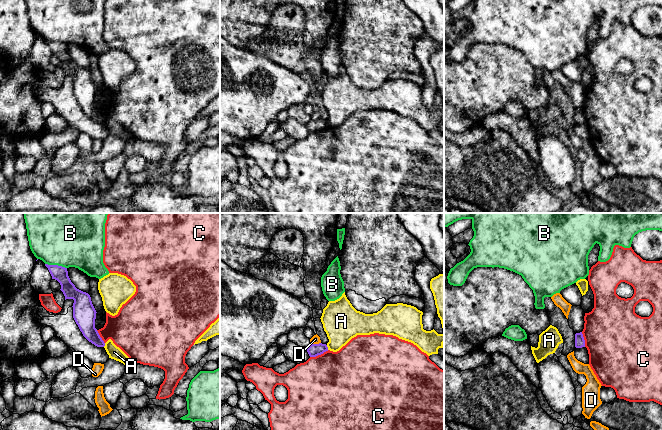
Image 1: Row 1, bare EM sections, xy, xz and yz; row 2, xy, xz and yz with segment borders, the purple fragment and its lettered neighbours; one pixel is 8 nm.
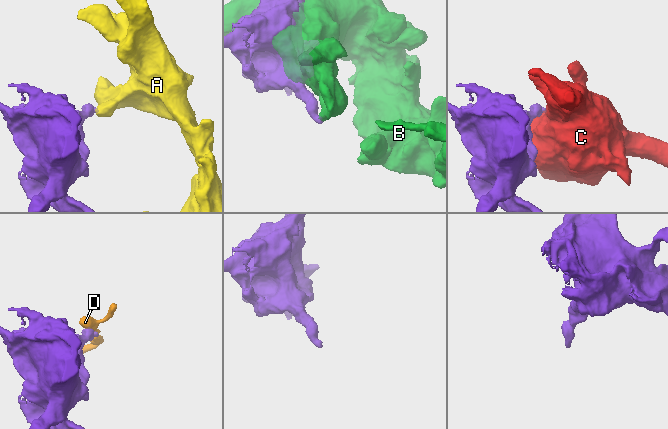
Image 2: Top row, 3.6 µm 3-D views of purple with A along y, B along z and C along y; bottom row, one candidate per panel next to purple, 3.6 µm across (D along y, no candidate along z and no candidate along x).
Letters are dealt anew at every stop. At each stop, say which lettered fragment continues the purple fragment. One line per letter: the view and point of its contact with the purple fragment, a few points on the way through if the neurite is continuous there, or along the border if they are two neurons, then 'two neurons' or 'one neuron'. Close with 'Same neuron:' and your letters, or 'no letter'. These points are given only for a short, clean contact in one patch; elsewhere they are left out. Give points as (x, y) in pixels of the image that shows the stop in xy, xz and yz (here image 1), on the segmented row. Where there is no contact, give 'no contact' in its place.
A: contact xz (327, 347); border xz (326, 345), (328, 349); two neurons
B: contact xy (56, 265); two neurons
C: contact xz (319, 354); two neurons
D: contact xz (315, 344); border xz (320, 342), (311, 344); two neurons
Same neuron: no letter

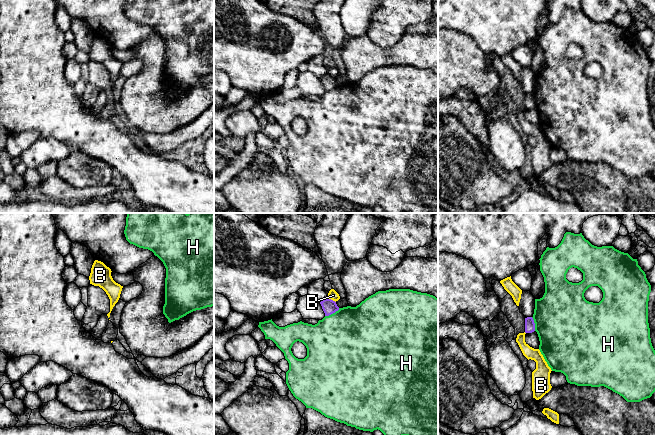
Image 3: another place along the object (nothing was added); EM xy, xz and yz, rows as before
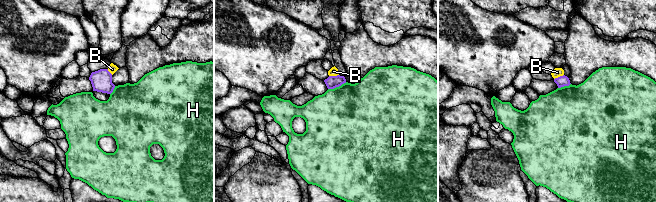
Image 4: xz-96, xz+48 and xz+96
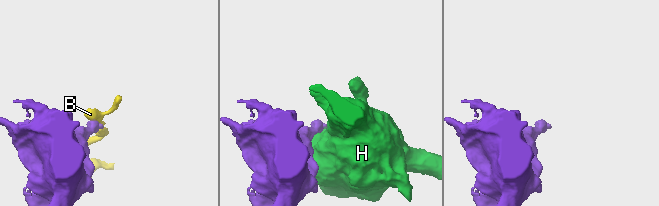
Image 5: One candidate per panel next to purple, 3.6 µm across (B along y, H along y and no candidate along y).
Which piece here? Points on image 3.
B: contact xz (330, 299); border xz (327, 298), (335, 302); two neurons
H: contact xz (332, 313); two neurons
Same neuron: no letter

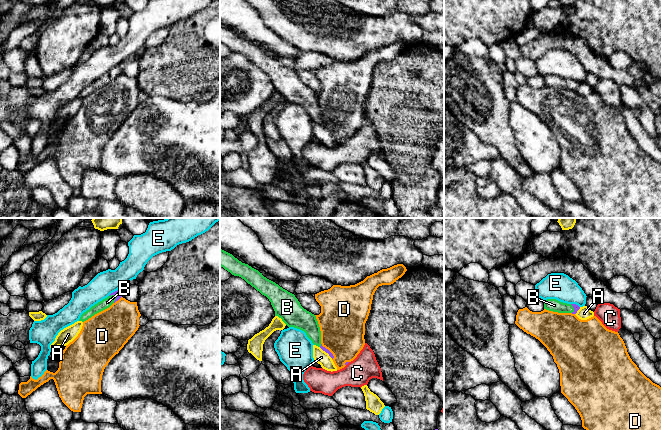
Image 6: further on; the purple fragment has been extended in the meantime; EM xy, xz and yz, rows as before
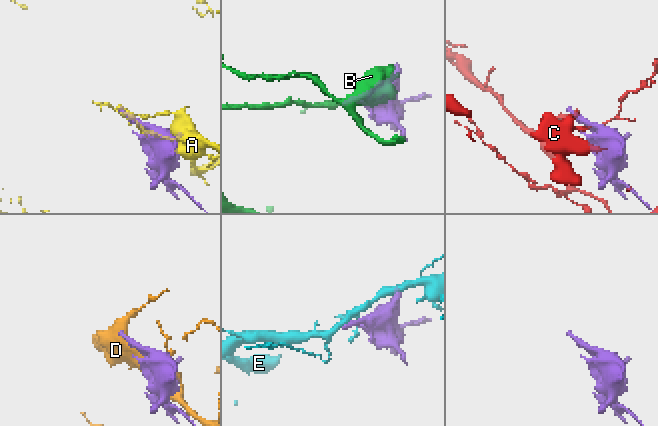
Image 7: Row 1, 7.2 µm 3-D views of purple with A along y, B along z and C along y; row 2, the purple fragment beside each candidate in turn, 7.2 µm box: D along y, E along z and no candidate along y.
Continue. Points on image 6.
A: contact xz (326, 352); two neurons
B: contact xy (117, 297); way xy (117, 293), (117, 297), (107, 302); one neuron
C: contact xz (347, 363); two neurons
D: contact xy (117, 300); two neurons
E: contact xy (113, 292); two neurons
Same neuron: B

